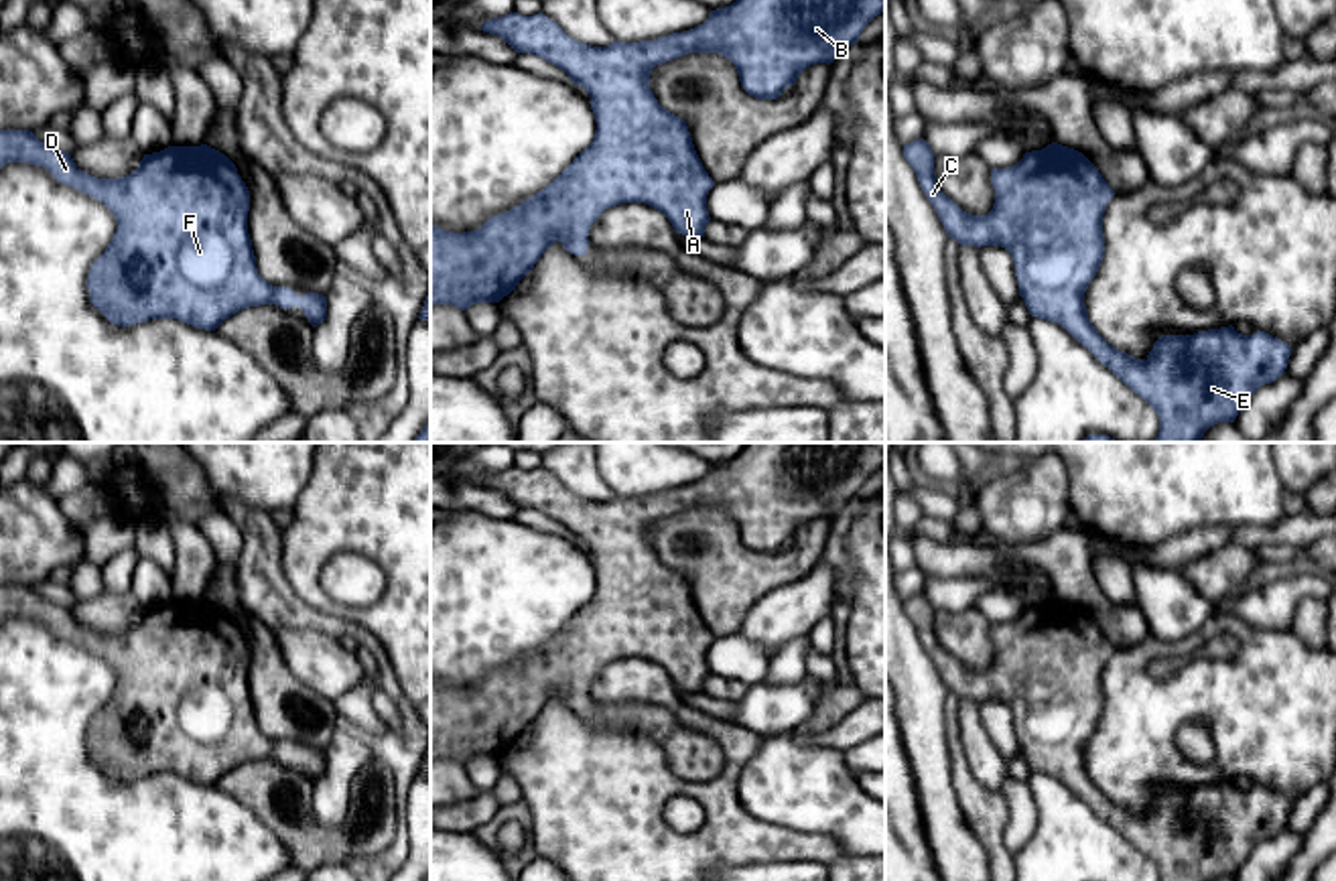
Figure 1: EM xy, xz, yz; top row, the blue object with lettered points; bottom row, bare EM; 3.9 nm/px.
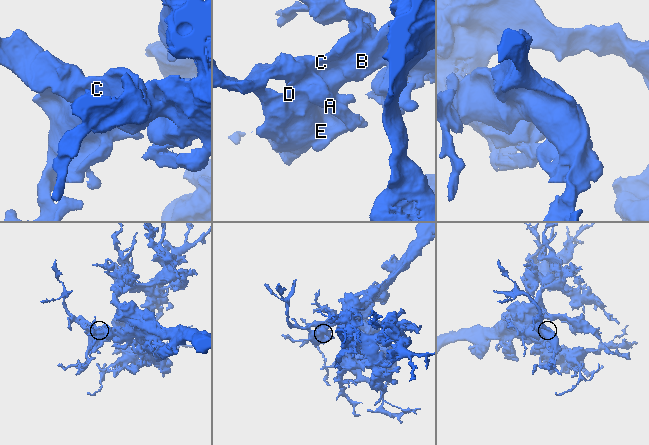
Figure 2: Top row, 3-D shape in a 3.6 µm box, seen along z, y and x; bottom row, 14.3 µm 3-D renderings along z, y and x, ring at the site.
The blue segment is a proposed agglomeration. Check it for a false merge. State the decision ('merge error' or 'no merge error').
no merge error

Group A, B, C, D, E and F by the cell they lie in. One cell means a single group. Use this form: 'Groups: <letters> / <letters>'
Groups: A B C D E F

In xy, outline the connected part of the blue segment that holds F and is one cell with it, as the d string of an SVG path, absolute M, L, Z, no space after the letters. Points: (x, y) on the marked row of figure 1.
M0 130L0 168L8 162L28 162L37 166L45 166L59 183L69 185L97 201L102 201L116 217L116 233L106 248L106 252L91 264L89 276L87 276L87 288L89 288L89 300L91 304L114 325L118 327L130 327L138 323L146 323L150 319L179 319L181 323L187 323L197 329L215 331L225 319L231 315L248 309L248 307L260 307L260 304L276 304L280 309L294 309L300 307L305 317L313 327L321 325L327 317L327 296L317 292L307 292L305 296L298 296L292 288L284 286L272 286L268 284L256 268L256 256L252 250L252 240L248 233L248 211L250 211L250 193L242 177L238 175L236 164L221 154L219 150L201 144L201 146L169 146L160 152L144 154L138 168L126 177L120 179L97 179L81 168L75 166L69 152L57 150L41 142L30 130Z

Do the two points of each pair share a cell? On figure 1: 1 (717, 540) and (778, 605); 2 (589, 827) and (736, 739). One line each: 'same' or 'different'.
1: different
2: same

